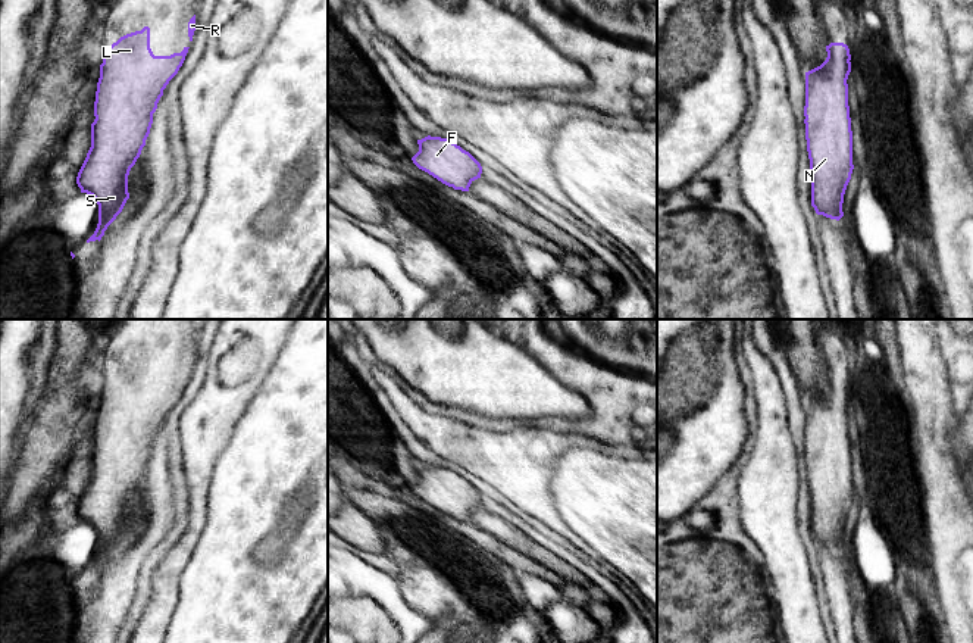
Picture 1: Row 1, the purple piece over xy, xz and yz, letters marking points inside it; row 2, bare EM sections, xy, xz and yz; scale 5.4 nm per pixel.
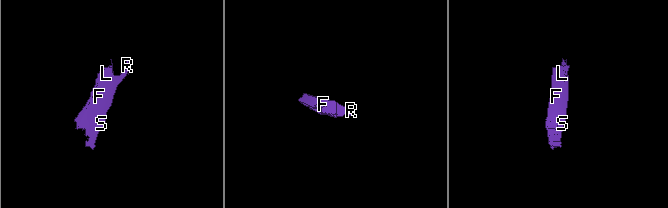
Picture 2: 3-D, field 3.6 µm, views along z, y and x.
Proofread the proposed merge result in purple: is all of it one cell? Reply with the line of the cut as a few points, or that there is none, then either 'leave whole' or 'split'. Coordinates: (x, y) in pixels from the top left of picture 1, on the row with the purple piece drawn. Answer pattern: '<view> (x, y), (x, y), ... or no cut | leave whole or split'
no cut | leave whole

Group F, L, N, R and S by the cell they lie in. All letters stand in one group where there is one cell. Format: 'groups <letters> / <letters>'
groups F L N R S

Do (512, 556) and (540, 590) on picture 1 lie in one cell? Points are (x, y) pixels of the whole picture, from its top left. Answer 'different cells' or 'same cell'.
different cells

